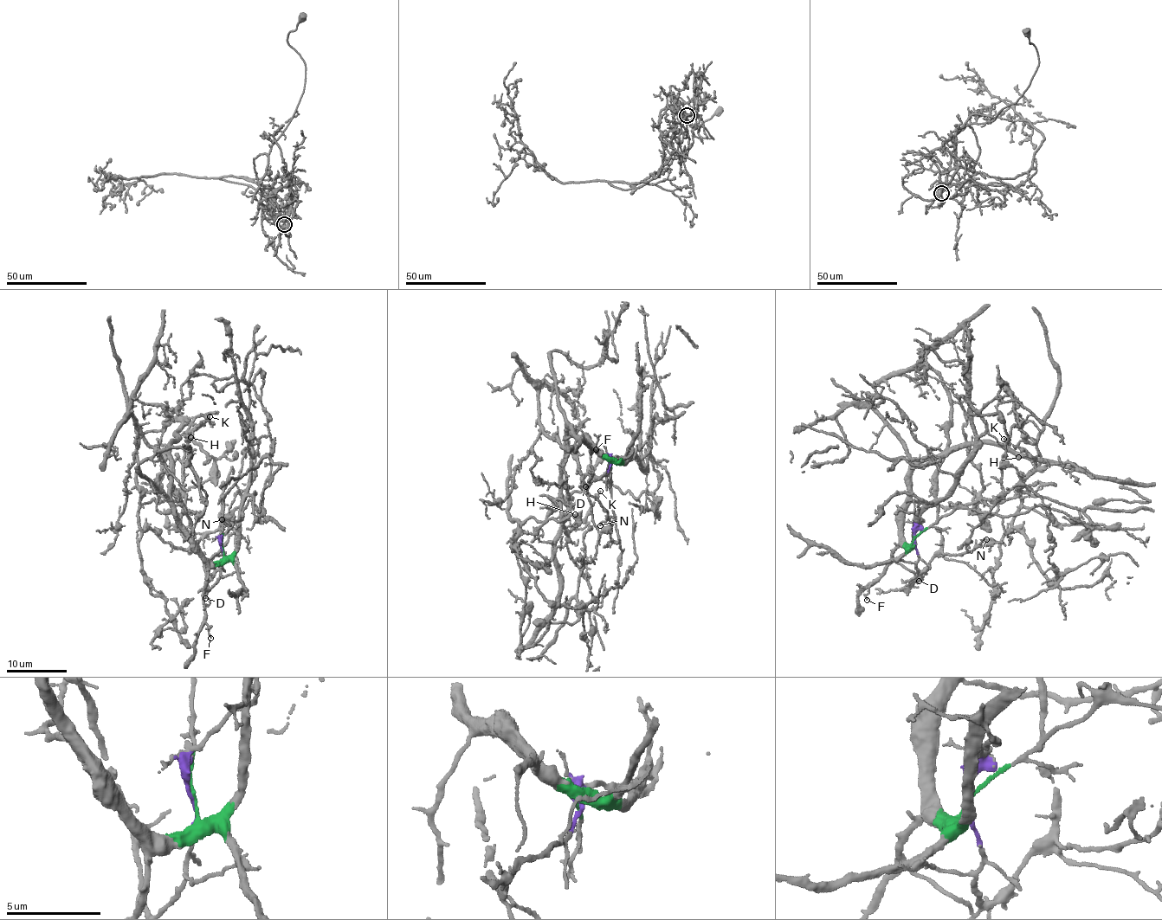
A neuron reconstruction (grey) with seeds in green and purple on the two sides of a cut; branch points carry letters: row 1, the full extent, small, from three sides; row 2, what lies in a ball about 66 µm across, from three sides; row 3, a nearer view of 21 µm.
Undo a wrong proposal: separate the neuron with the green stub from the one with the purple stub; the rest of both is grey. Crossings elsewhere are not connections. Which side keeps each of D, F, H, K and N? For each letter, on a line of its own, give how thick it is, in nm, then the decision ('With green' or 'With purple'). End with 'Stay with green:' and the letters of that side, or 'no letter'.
D: Thickness 150 nm. With purple
F: Thickness 170 nm. With green
H: Thickness 150 nm. With green
K: Thickness 190 nm. With green
N: Thickness 130 nm. With purple
Stay with green: F, H, K

